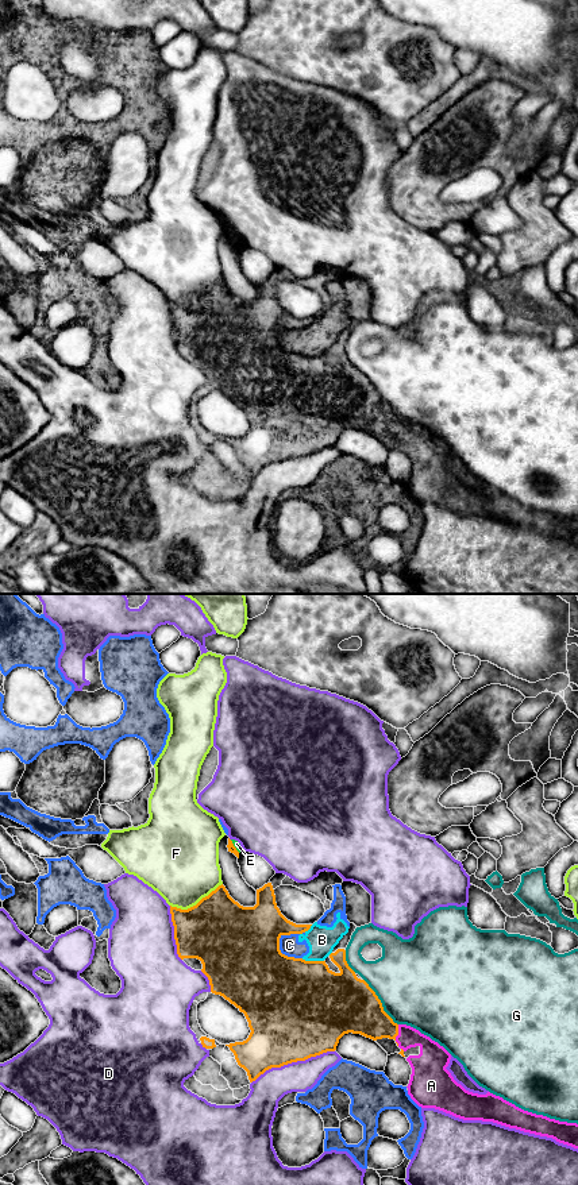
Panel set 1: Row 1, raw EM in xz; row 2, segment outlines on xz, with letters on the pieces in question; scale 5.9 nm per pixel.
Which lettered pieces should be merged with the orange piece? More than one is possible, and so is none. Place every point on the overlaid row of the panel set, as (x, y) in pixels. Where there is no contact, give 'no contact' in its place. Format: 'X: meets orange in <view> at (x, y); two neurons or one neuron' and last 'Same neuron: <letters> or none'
A: meets orange in xz at (397, 1034); one neuron
B: meets orange in xz at (312, 961); two neurons
C: meets orange in xz at (281, 953); two neurons
D: meets orange in xz at (292, 1061); two neurons
E: meets orange in xz at (234, 846); two neurons
F: meets orange in xz at (197, 903); two neurons
G: meets orange in xz at (380, 1002); two neurons
Same neuron: A

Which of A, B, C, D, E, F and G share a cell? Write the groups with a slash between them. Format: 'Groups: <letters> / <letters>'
Groups: A / B C E / D / F / G

